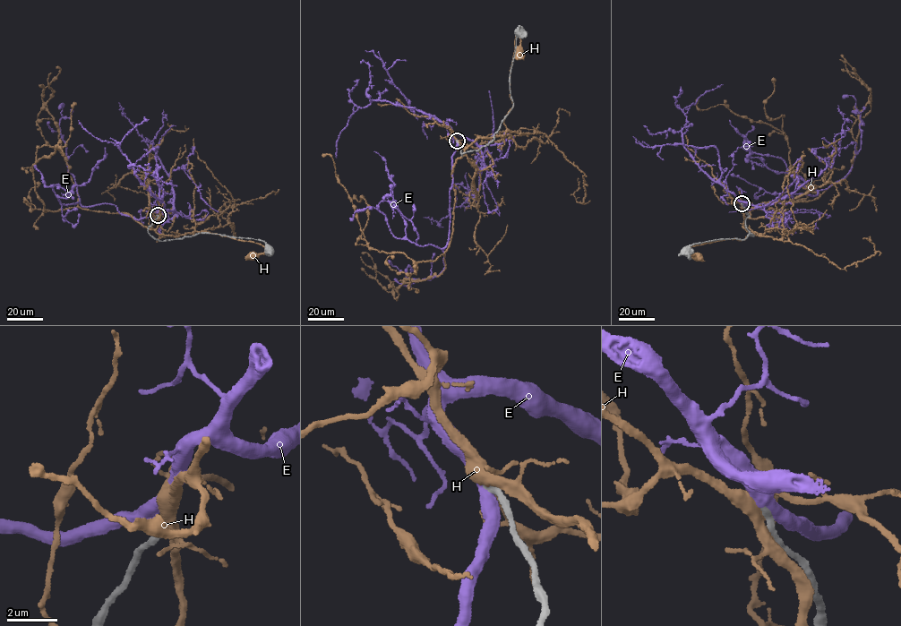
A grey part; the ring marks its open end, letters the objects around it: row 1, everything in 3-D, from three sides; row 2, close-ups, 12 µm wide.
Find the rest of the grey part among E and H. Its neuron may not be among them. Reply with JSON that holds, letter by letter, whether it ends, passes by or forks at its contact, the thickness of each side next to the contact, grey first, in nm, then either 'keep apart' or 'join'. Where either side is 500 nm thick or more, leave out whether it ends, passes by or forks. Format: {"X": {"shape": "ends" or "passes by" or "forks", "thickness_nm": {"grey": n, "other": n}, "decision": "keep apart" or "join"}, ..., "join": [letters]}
{"E": {"shape": "passes by", "thickness_nm": {"grey": 340, "other": 480}, "decision": "join"}, "H": {"shape": "passes by", "thickness_nm": {"grey": 360, "other": 440}, "decision": "keep apart"}, "join": ["E"]}

